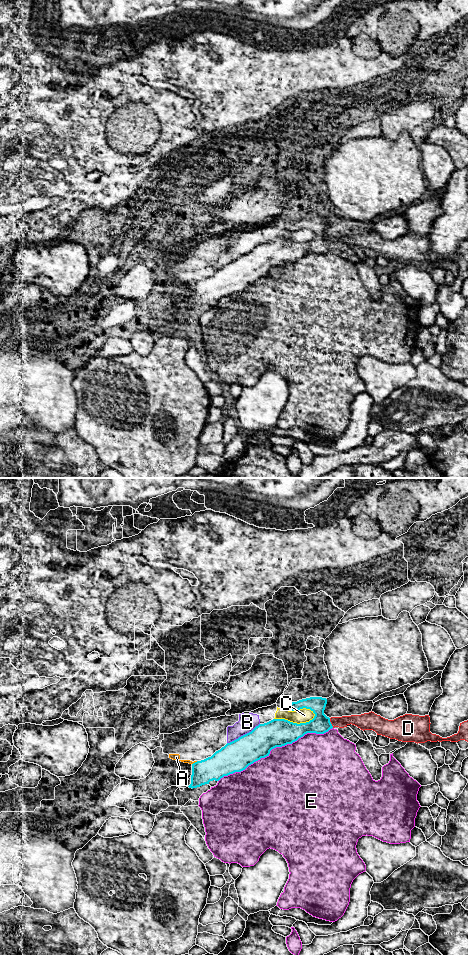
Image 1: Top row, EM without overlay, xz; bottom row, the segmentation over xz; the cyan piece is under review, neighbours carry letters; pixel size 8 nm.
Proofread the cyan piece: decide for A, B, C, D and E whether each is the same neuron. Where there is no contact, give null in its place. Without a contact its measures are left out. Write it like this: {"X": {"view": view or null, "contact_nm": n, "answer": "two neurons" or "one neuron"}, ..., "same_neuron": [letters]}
{"A": {"view": "xz", "contact_nm": 50, "answer": "two neurons"}, "B": {"view": "xz", "contact_nm": 300, "answer": "two neurons"}, "C": {"view": "xz", "contact_nm": 340, "answer": "two neurons"}, "D": {"view": "xz", "contact_nm": 90, "answer": "two neurons"}, "E": {"view": "xz", "contact_nm": 1000, "answer": "two neurons"}, "same_neuron": []}

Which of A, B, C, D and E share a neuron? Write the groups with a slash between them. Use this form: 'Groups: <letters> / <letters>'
Groups: A B C D / E

